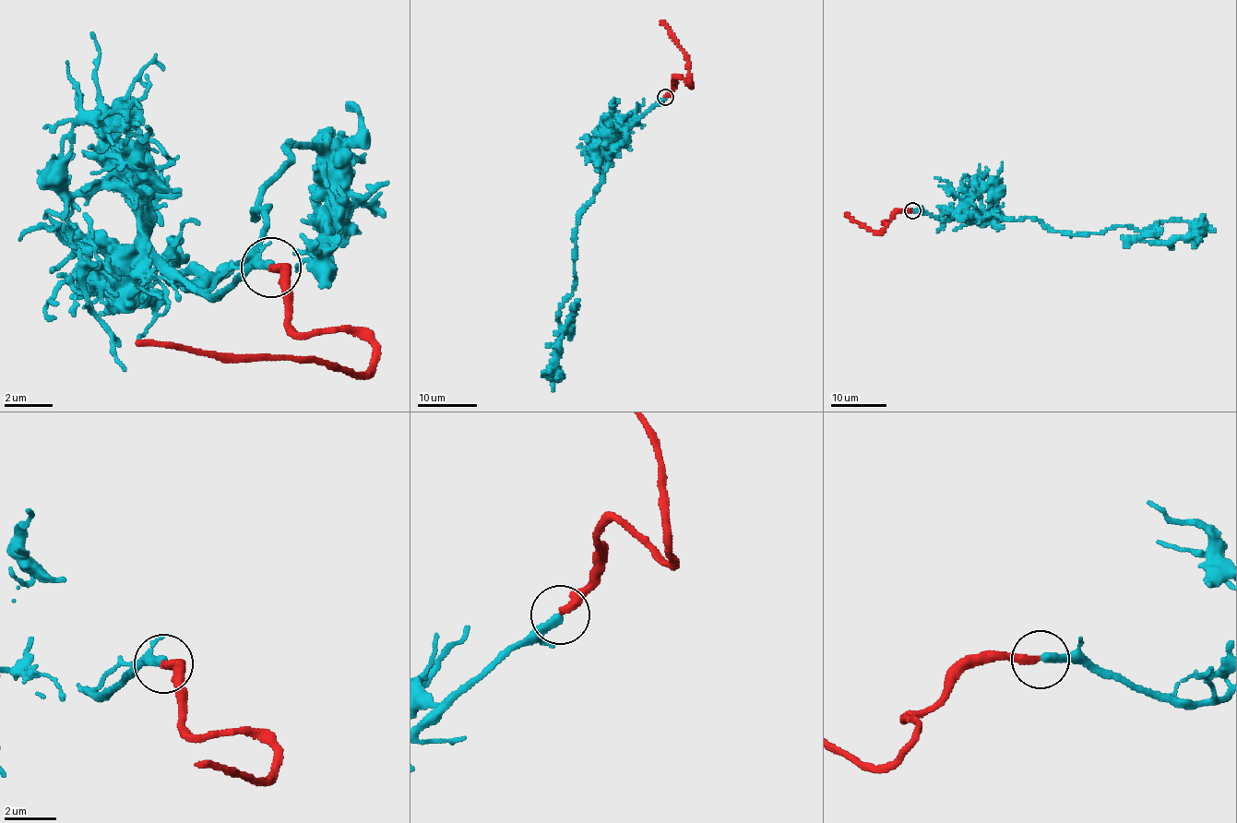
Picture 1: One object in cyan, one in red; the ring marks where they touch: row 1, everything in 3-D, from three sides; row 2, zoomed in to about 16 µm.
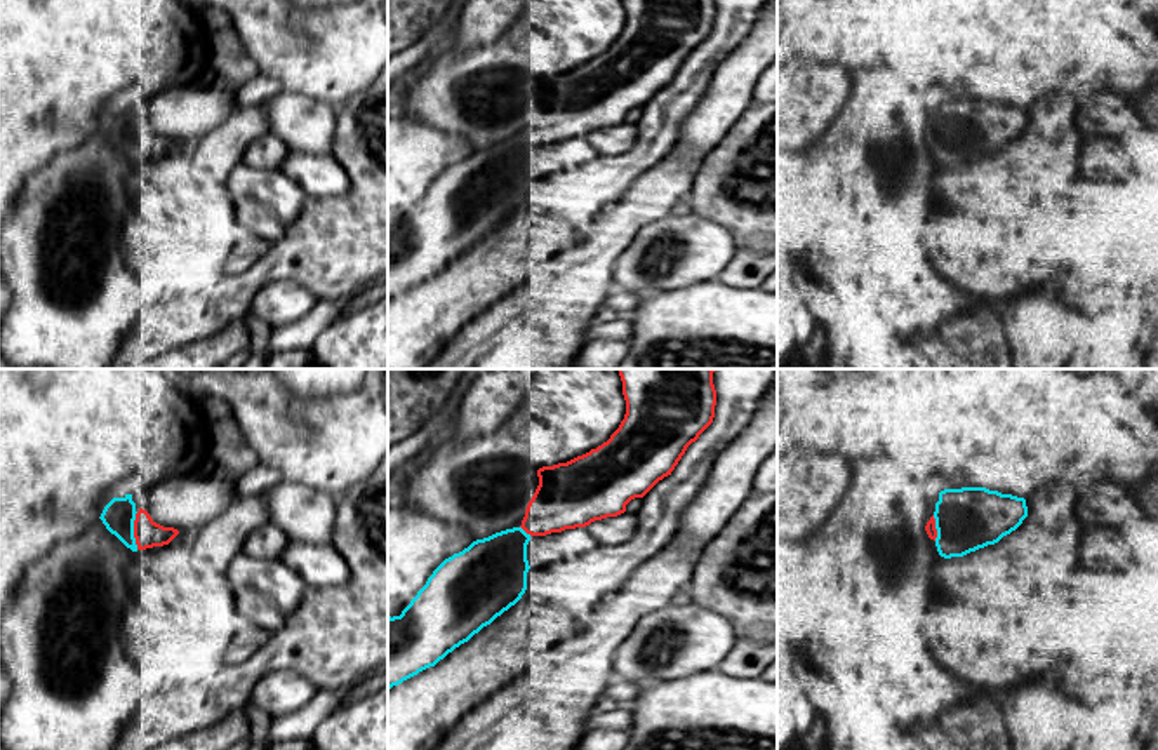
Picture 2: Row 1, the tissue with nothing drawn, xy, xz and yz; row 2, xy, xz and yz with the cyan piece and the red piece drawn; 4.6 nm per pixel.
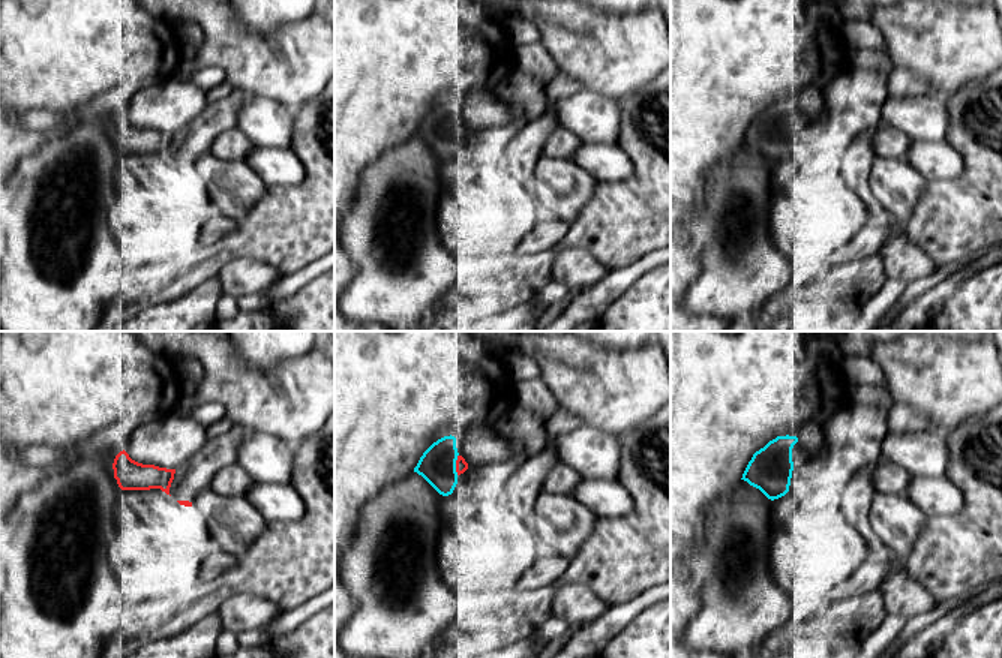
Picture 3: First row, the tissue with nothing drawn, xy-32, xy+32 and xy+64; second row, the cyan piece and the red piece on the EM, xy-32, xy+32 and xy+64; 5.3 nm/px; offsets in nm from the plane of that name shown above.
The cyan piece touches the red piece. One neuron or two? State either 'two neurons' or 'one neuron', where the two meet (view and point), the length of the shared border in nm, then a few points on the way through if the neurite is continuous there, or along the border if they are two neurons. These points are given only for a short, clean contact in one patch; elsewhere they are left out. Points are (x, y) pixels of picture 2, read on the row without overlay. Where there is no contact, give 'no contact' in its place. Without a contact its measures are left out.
one neuron | xy (133, 141) | 180 nm

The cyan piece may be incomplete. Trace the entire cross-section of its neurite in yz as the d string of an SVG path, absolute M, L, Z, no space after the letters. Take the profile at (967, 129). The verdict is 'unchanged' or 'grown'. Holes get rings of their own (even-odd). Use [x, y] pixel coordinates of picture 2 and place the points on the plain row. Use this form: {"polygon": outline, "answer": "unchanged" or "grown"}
{"polygon": "M986 97L944 99L925 141L939 165L951 169L998 153L1026 127L1024 108Z", "answer": "grown"}

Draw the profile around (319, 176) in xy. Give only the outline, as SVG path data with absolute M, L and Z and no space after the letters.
M290 151L278 171L308 198L339 197L349 190L349 176L332 155Z

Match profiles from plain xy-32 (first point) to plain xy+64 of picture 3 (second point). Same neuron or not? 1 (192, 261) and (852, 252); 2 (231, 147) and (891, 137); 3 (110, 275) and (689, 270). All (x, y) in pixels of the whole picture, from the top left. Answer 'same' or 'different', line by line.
1: different
2: same
3: different

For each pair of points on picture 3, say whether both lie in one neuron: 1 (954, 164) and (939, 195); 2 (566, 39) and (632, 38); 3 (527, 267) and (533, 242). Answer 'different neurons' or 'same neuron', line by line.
1: different neurons
2: same neuron
3: different neurons

